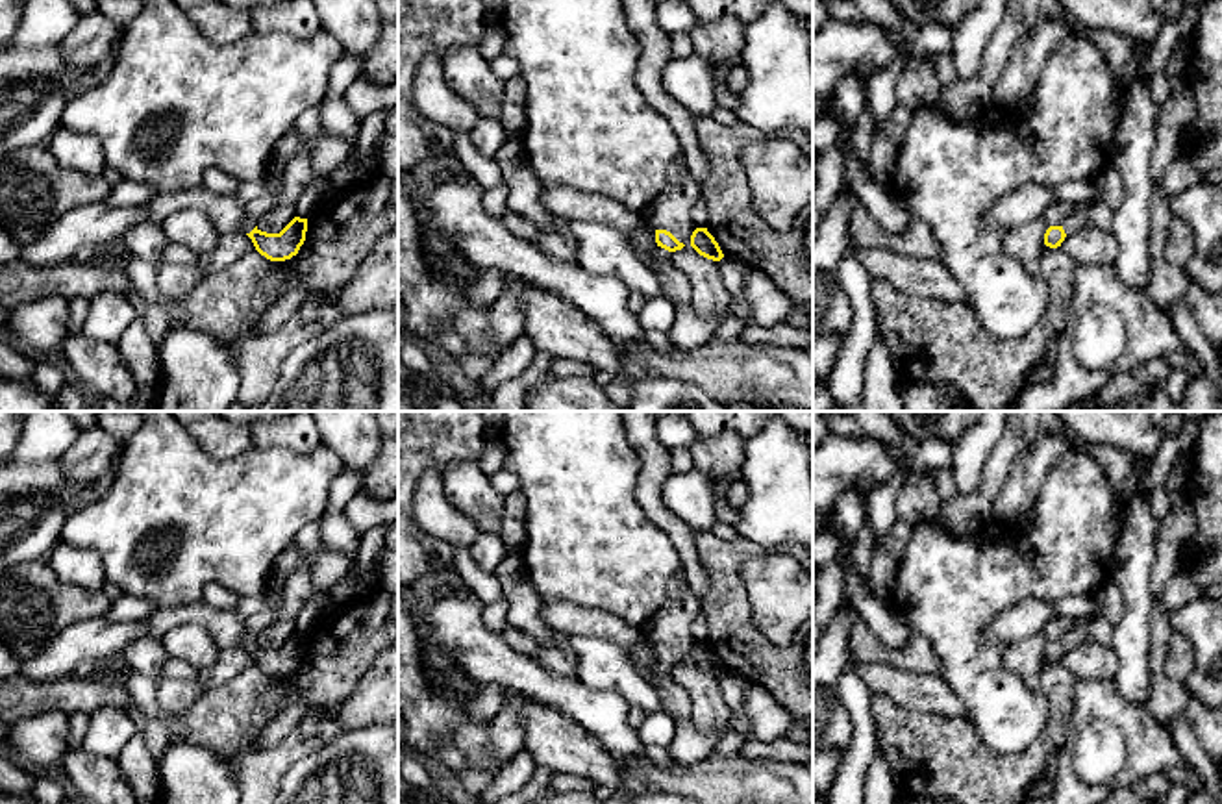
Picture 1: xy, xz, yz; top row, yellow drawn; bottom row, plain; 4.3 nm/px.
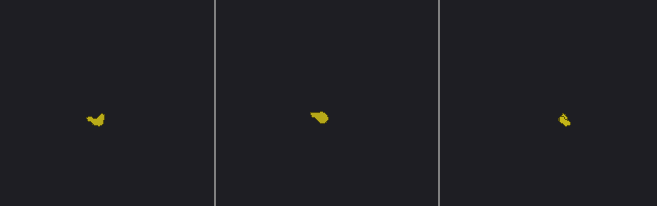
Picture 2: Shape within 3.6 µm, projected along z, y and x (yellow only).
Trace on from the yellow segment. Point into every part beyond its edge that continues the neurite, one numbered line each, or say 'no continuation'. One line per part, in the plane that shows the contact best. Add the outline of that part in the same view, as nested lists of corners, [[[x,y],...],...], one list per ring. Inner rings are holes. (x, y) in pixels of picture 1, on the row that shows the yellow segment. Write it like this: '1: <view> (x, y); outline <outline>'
1: xz (660, 252); outline [[[633,245],[633,248],[635,248],[639,259],[641,259],[644,265],[648,265],[648,267],[650,267],[650,263],[652,263],[654,259],[665,259],[665,258],[670,256],[670,252],[665,250],[665,248],[661,248],[661,246],[657,246],[652,254],[646,252],[646,250],[641,248],[641,246],[635,246],[635,245]]]

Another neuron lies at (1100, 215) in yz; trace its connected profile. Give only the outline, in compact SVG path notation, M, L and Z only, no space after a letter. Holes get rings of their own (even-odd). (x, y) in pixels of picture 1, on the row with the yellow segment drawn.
M1098 202L1087 209L1087 222L1100 230L1111 230L1115 211L1104 204Z

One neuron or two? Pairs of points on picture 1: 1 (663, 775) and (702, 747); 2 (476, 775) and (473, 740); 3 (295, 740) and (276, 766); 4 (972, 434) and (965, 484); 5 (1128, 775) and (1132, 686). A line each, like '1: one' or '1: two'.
1: two
2: two
3: one
4: one
5: two

